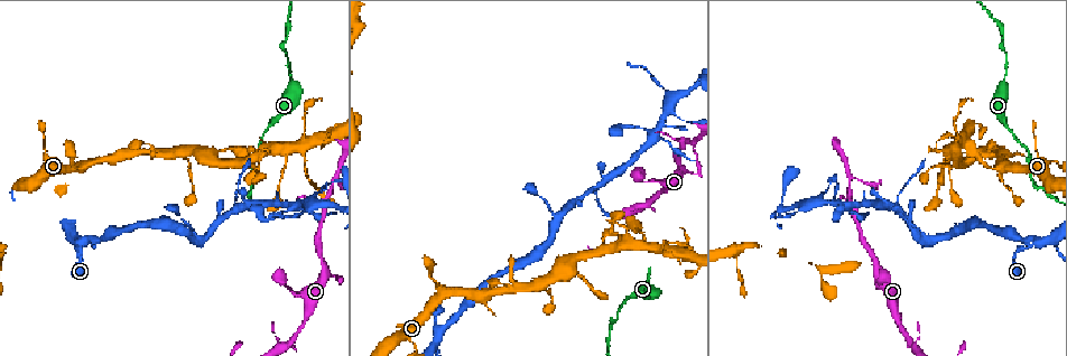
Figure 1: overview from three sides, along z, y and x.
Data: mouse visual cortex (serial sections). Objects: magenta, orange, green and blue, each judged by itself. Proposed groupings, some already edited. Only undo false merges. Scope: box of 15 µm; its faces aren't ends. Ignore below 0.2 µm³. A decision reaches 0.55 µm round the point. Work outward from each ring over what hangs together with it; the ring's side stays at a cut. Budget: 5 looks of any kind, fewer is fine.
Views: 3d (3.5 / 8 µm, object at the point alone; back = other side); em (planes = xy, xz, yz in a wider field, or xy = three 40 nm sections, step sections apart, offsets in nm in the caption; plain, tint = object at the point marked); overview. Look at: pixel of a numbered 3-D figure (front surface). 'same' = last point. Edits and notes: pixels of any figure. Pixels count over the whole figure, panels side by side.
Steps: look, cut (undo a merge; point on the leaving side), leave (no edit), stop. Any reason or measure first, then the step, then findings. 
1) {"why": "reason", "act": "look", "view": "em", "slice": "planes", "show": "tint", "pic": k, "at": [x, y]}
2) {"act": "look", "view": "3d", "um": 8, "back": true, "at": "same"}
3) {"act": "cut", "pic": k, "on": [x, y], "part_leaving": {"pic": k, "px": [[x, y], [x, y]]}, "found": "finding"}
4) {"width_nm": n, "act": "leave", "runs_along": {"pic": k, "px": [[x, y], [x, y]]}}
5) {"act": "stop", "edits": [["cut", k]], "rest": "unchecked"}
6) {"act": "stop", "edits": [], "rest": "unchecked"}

{"why": "thin neck", "act": "look", "view": "em", "slice": "xy", "step": 3, "show": "tint", "pic": 1, "at": [81, 241]}

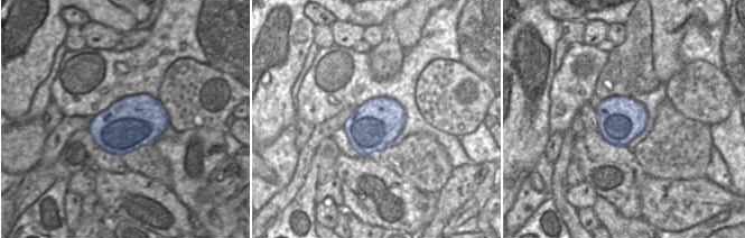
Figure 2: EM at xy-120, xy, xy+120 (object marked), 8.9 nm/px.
{"why": "see where the arms go", "act": "look", "view": "3d", "um": 3.5, "at": "same"}

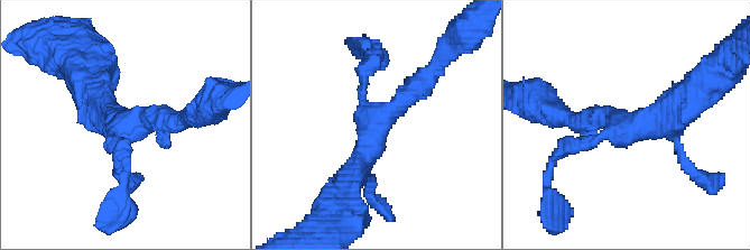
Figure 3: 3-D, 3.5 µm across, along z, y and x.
{"act": "leave", "runs_along": {"pic": 3, "px": [[124, 155], [124, 124], [179, 121]]}, "found": "one cell here"}

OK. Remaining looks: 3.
{"why": "thick turns thin", "act": "look", "view": "3d", "um": 3.5, "pic": 1, "at": [295, 83]}

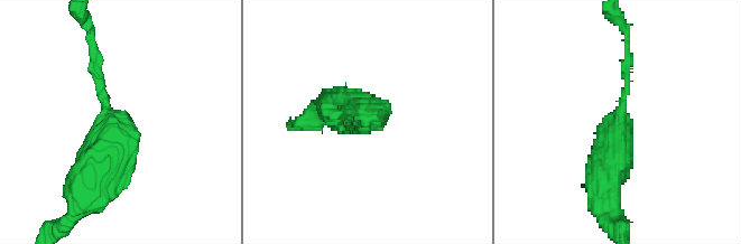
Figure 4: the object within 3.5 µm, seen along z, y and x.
{"arm_widths_nm": [100, 500], "why": "shape alone is not enough", "act": "look", "view": "em", "slice": "xy", "step": 5, "show": "tint", "pic": 4, "at": [109, 124]}

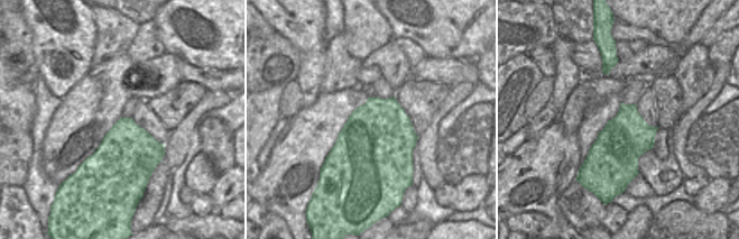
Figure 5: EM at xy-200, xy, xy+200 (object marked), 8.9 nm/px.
{"act": "leave", "runs_along": {"pic": 4, "px": [[603, 187], [623, 109], [629, 49]]}, "found": "continuous, no second cell"}

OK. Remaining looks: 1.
{"act": "stop", "edits": [], "rest": "unchecked"}

